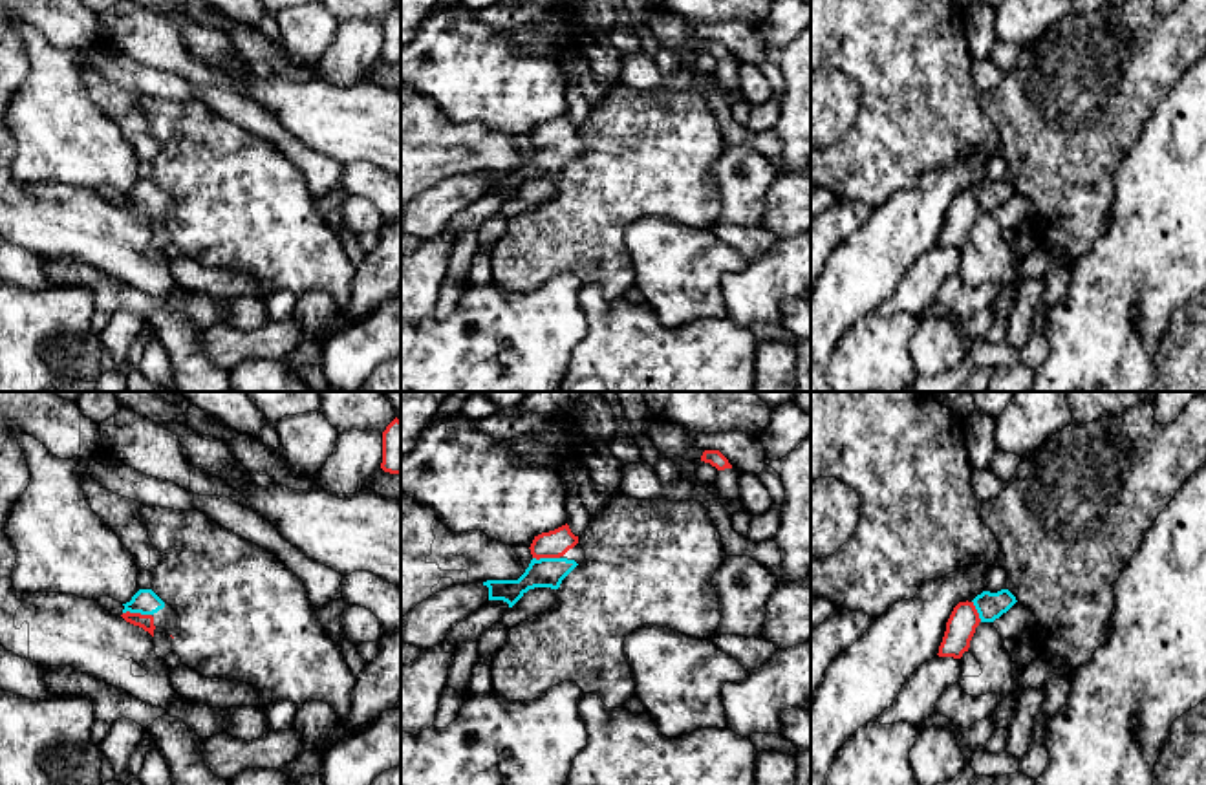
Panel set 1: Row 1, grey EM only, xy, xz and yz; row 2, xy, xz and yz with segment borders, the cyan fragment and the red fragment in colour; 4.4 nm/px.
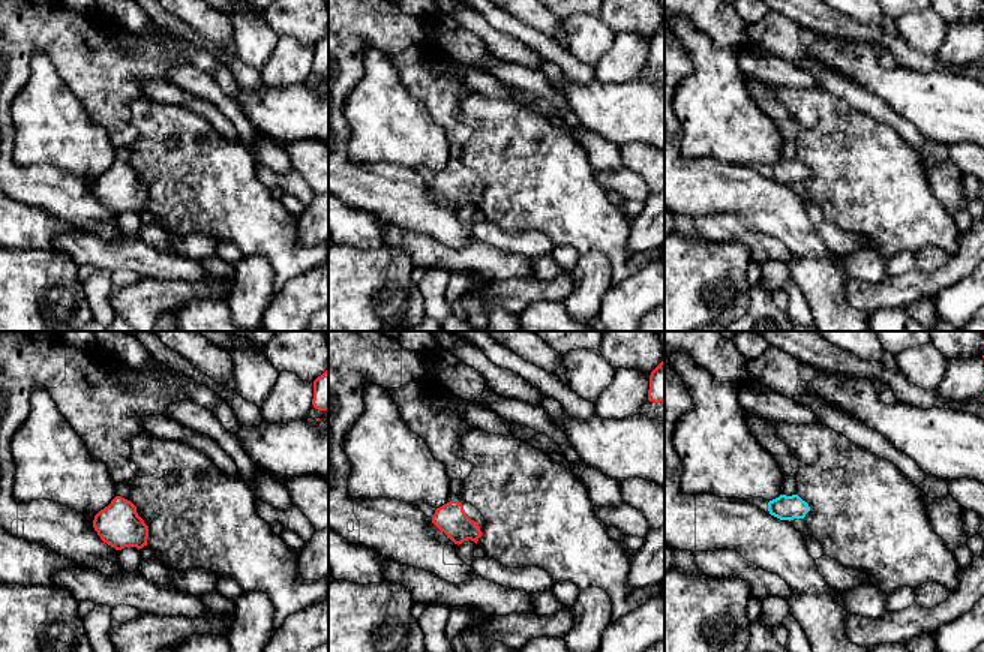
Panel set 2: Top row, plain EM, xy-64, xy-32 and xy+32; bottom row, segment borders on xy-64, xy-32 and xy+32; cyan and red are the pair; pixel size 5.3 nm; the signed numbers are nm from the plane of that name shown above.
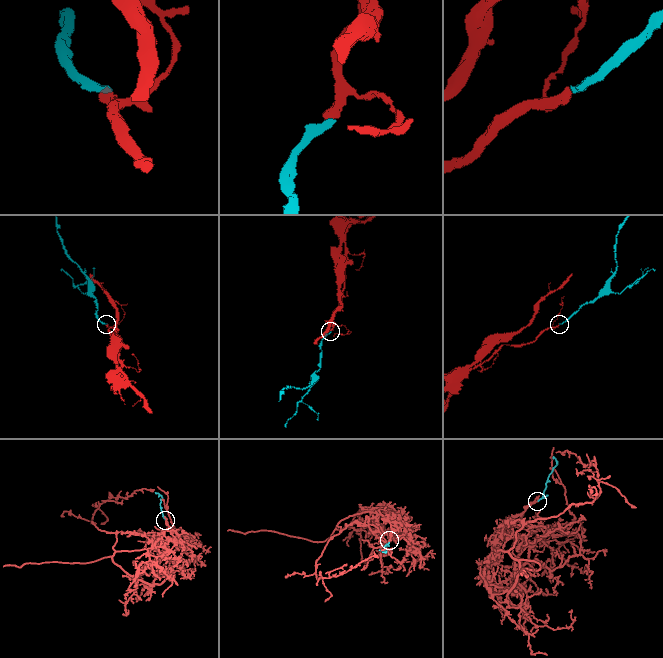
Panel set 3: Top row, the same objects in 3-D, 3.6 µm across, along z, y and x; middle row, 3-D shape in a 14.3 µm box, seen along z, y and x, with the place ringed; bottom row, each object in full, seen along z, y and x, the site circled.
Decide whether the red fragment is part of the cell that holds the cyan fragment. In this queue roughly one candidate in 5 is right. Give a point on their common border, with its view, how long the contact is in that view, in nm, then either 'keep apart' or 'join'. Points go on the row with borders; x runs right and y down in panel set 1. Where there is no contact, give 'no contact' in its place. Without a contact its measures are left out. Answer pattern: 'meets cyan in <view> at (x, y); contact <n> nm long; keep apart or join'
meets cyan in xy at (138, 612); contact 130 nm long; join

